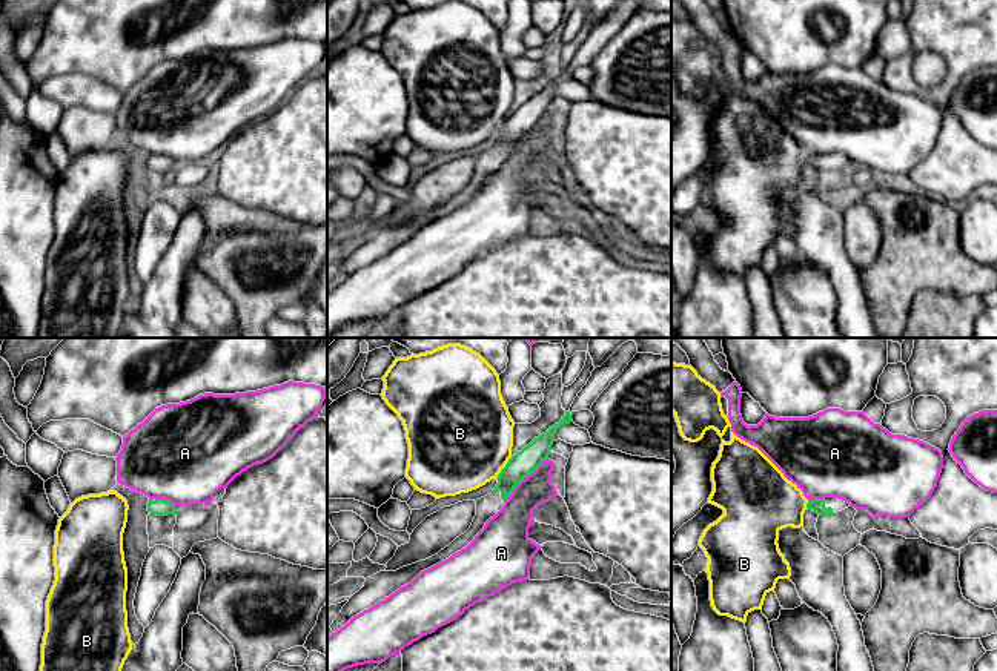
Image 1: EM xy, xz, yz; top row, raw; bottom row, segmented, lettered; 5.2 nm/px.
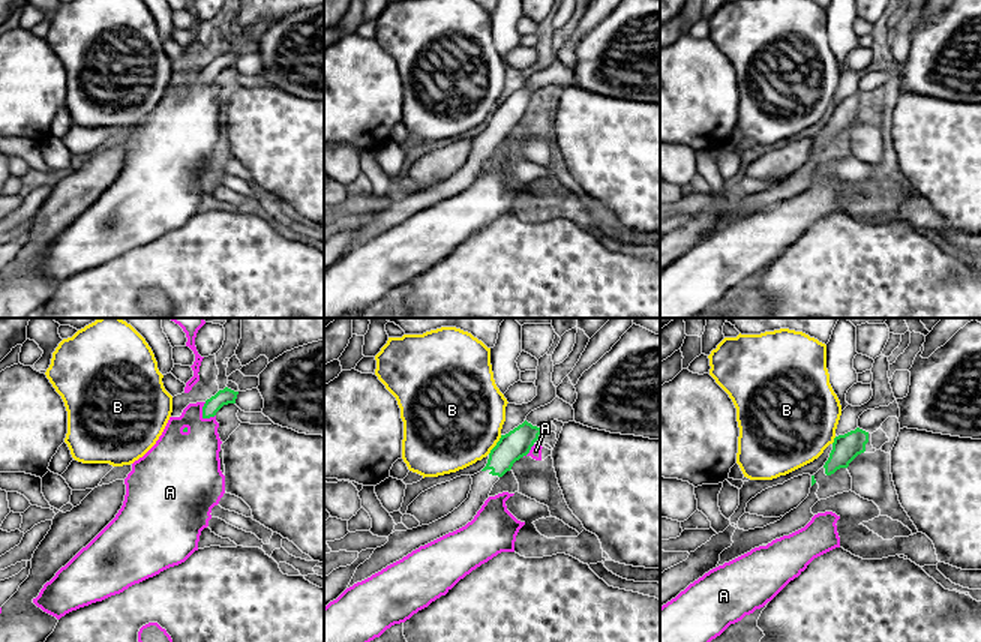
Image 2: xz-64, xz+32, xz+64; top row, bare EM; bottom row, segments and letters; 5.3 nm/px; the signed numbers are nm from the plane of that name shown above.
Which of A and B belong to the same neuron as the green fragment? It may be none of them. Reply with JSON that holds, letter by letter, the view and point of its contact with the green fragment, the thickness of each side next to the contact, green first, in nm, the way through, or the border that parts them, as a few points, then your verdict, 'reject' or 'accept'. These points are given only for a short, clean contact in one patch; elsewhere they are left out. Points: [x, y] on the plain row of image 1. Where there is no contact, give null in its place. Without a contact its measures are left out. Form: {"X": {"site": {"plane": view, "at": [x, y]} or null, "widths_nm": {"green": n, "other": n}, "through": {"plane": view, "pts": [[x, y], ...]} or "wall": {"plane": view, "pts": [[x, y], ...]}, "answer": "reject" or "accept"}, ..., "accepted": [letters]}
{"A": {"site": {"plane": "xz", "at": [523, 134]}, "widths_nm": {"green": 140, "other": 190}, "answer": "reject"}, "B": {"site": {"plane": "xz", "at": [504, 123]}, "widths_nm": {"green": 140, "other": 480}, "wall": {"plane": "xz", "pts": [[512, 112], [495, 134]]}, "answer": "reject"}, "accepted": []}

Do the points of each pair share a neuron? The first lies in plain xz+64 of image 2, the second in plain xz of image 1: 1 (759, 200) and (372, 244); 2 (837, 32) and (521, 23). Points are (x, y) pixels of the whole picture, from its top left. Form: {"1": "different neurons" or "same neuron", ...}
{"1": "same neuron", "2": "same neuron"}

